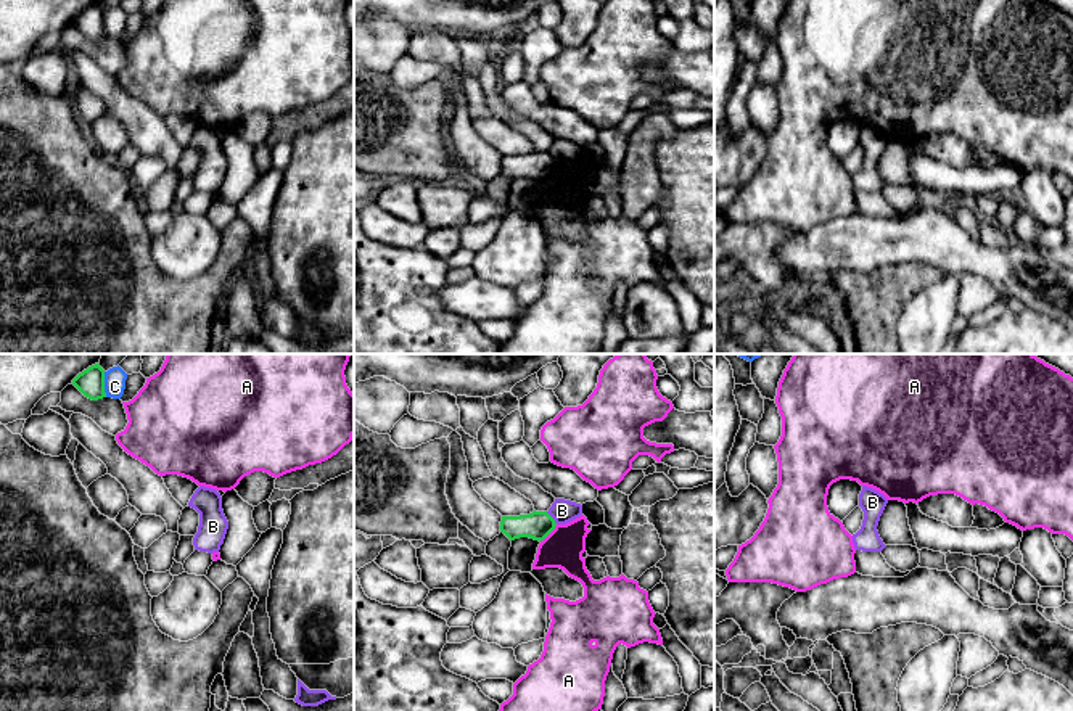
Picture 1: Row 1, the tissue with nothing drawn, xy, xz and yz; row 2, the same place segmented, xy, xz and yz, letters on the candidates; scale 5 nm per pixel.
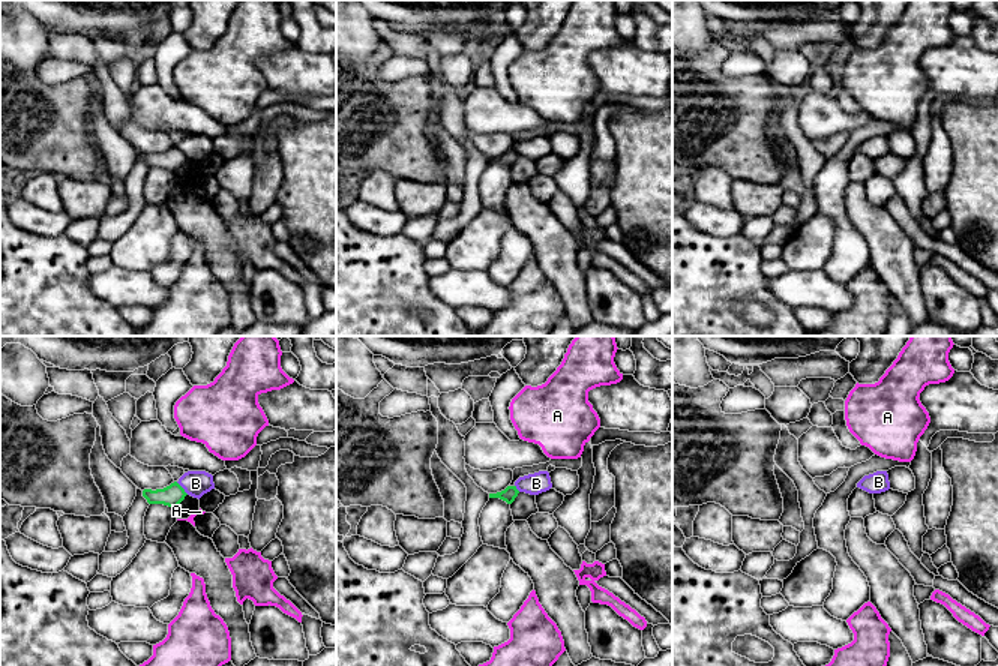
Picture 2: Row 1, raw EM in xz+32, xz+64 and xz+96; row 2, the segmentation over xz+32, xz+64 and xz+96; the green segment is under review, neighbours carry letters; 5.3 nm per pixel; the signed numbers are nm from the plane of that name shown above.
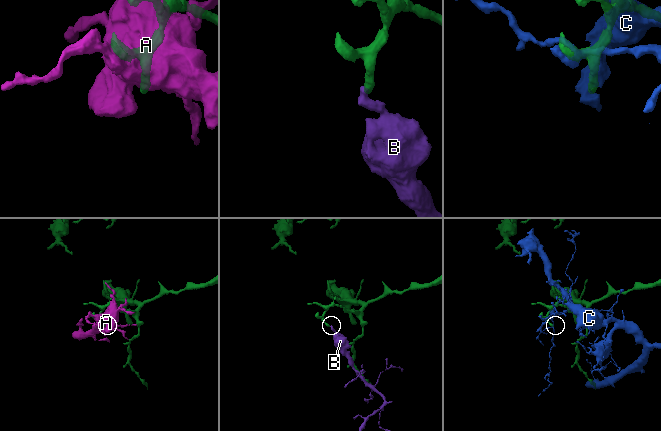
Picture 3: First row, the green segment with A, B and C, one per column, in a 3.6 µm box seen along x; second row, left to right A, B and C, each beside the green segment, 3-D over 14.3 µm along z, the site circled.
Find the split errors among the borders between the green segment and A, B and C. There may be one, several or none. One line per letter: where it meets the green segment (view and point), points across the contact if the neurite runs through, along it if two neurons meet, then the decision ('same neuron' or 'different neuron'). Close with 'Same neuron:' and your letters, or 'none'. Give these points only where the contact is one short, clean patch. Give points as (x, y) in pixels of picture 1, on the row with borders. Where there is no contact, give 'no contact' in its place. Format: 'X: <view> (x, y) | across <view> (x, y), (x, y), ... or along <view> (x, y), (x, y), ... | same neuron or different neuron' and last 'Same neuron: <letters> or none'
A: xz (547, 534) | different neuron
B: xz (552, 518) | along xz (546, 512), (557, 523) | different neuron
C: xy (103, 385) | different neuron
Same neuron: none

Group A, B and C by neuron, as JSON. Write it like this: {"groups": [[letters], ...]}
{"groups": [["A"], ["B"], ["C"]]}

